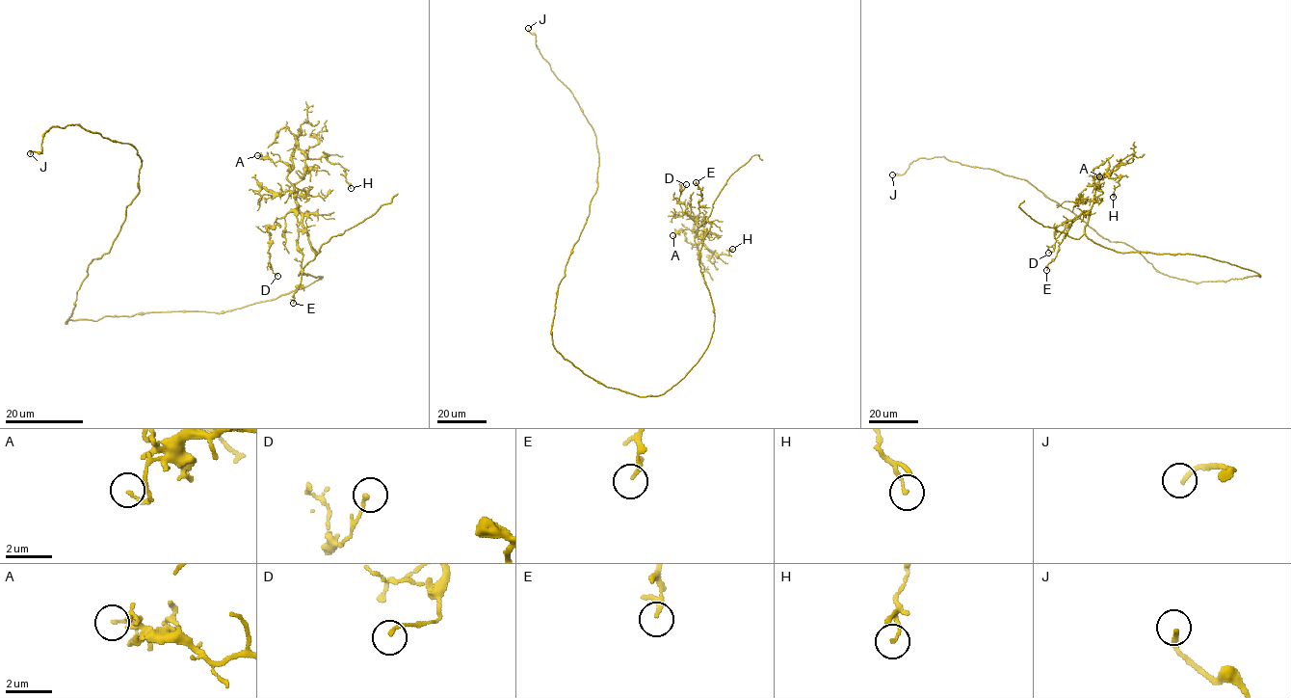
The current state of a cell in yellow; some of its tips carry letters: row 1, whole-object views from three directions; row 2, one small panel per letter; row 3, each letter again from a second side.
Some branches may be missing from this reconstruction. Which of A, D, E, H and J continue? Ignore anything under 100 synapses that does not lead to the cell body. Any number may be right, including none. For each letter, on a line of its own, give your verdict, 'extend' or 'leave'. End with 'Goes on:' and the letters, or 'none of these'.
A: leave
D: leave
E: leave
H: leave
J: leave
Goes on: none of these

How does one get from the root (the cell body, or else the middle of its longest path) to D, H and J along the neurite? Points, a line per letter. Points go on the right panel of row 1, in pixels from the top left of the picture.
D: (1231, 279), (1260, 276), (1195, 254), (1103, 247), (1085, 232), (1089, 212), (1056, 228), (1054, 249), (1048, 253)
H: (1231, 279), (1260, 276), (1204, 255), (1117, 253), (1092, 241), (1085, 226), (1105, 174), (1119, 177), (1113, 197)
J: (1231, 279), (1193, 282), (1164, 275), (1026, 180), (989, 168), (935, 156), (892, 174)

